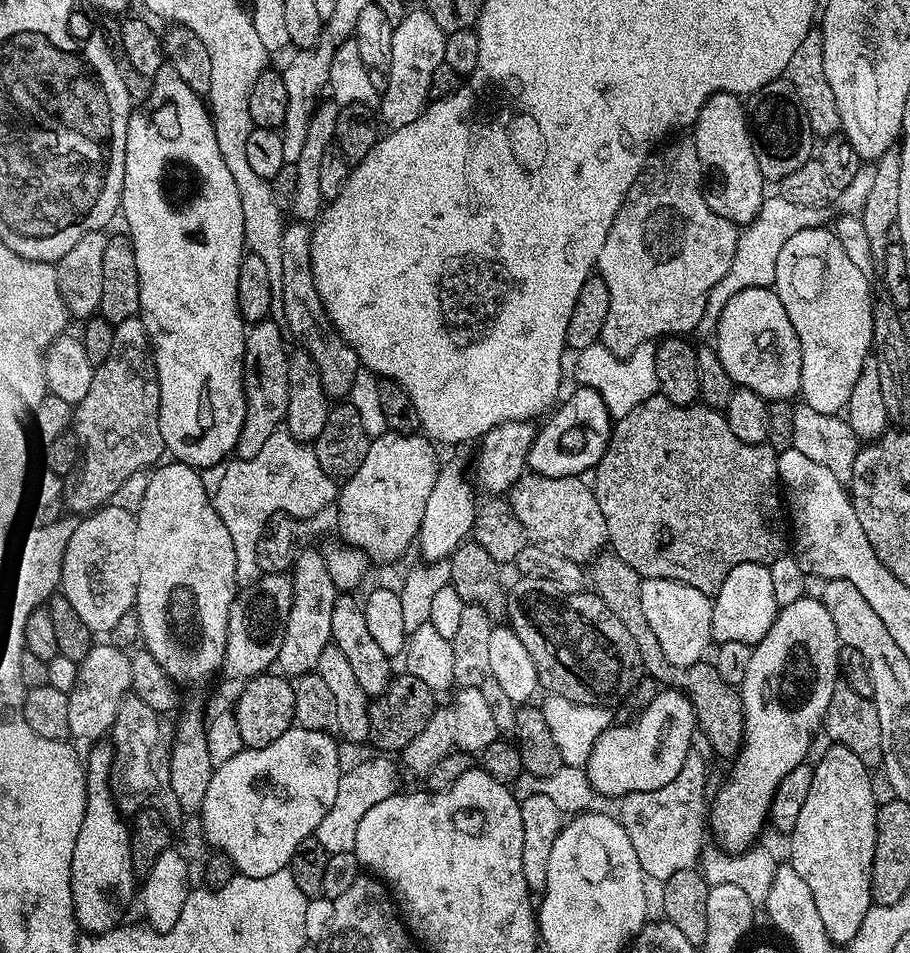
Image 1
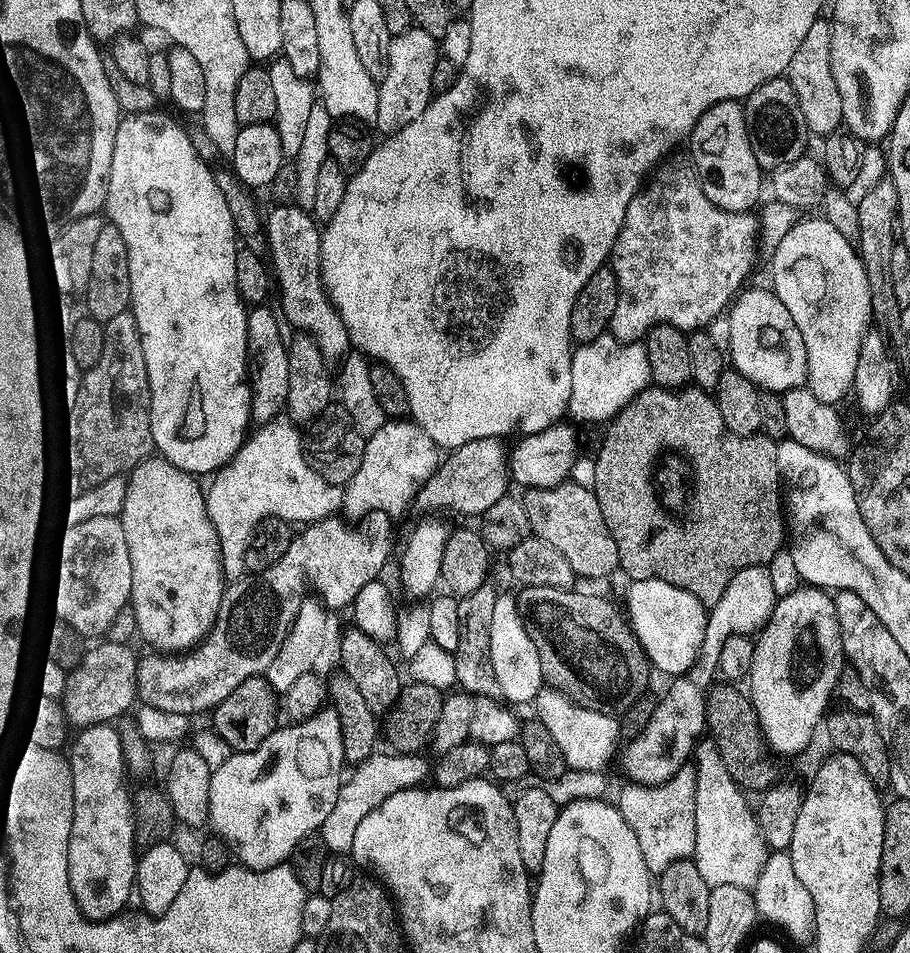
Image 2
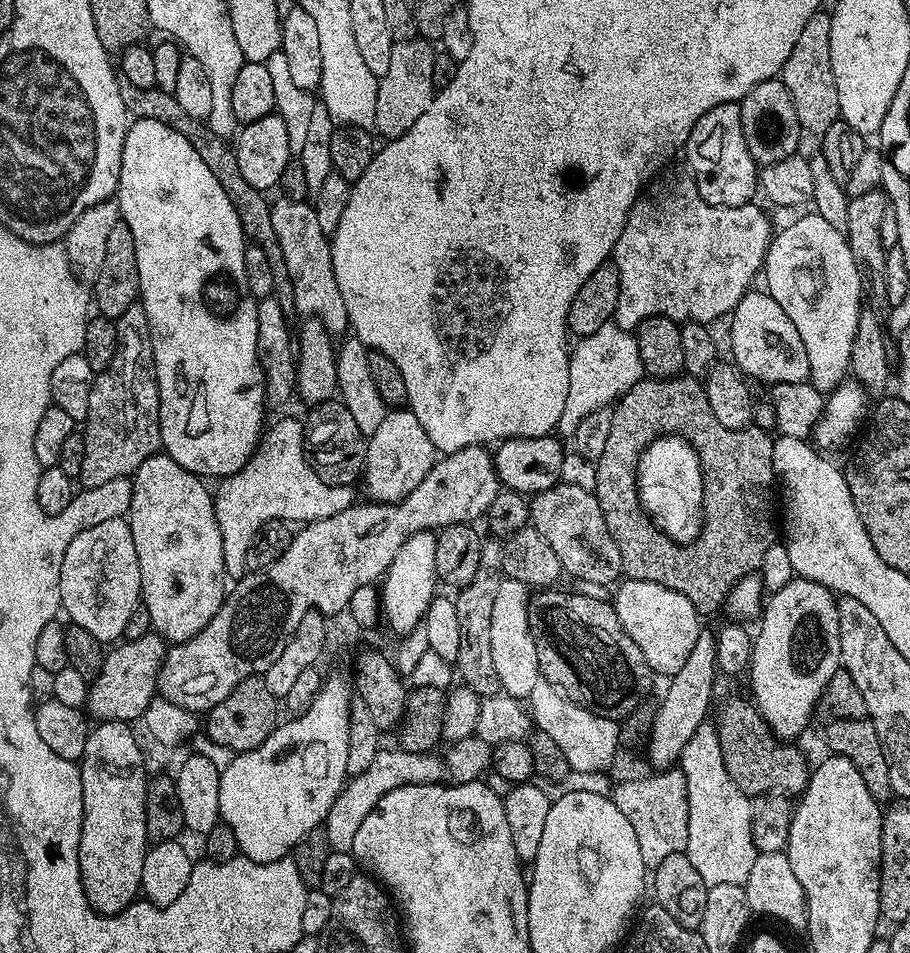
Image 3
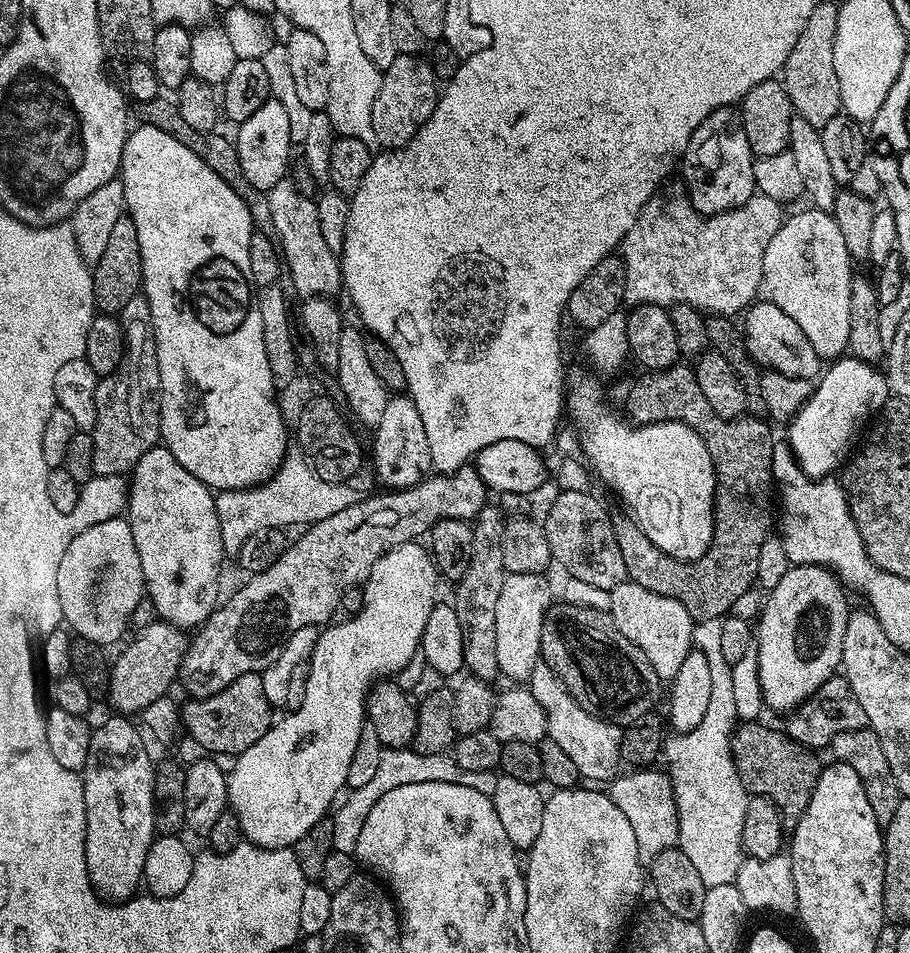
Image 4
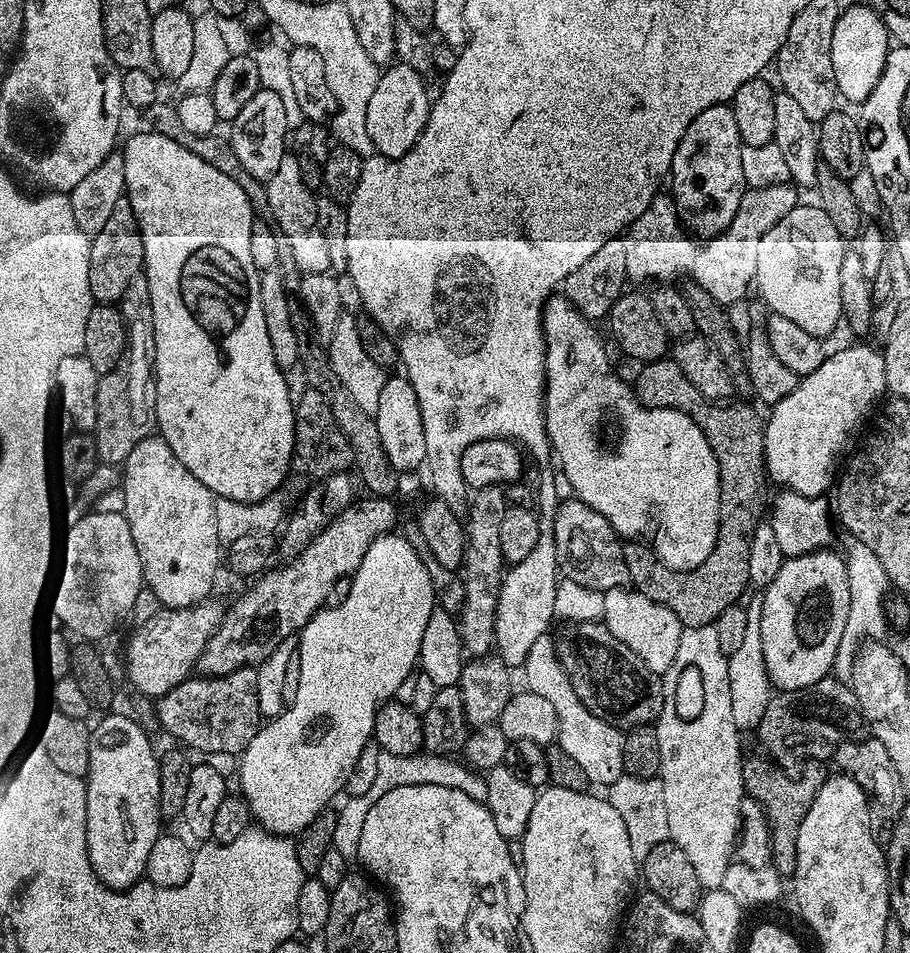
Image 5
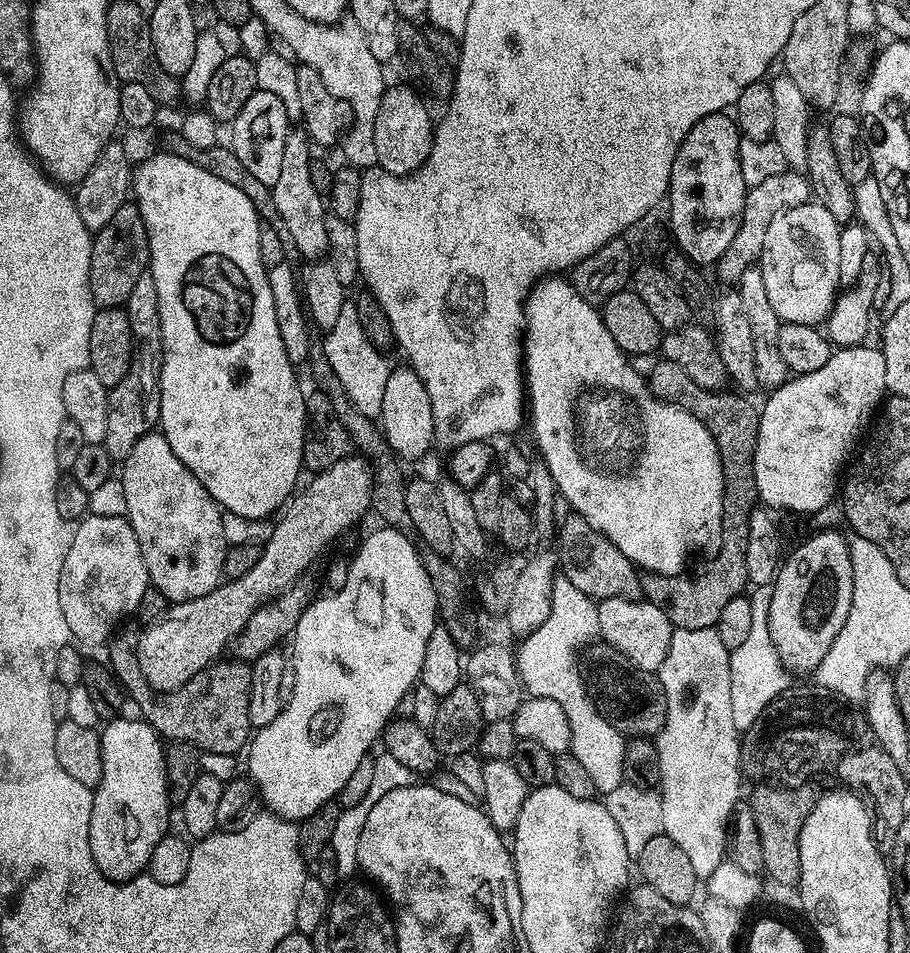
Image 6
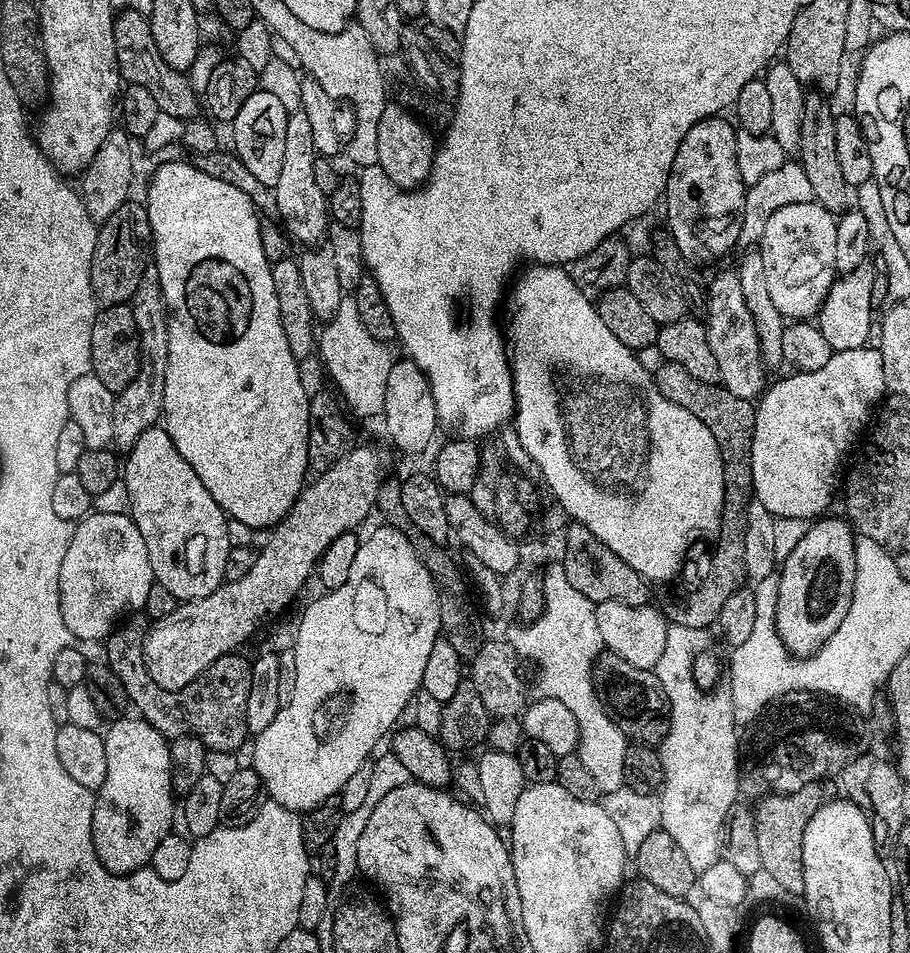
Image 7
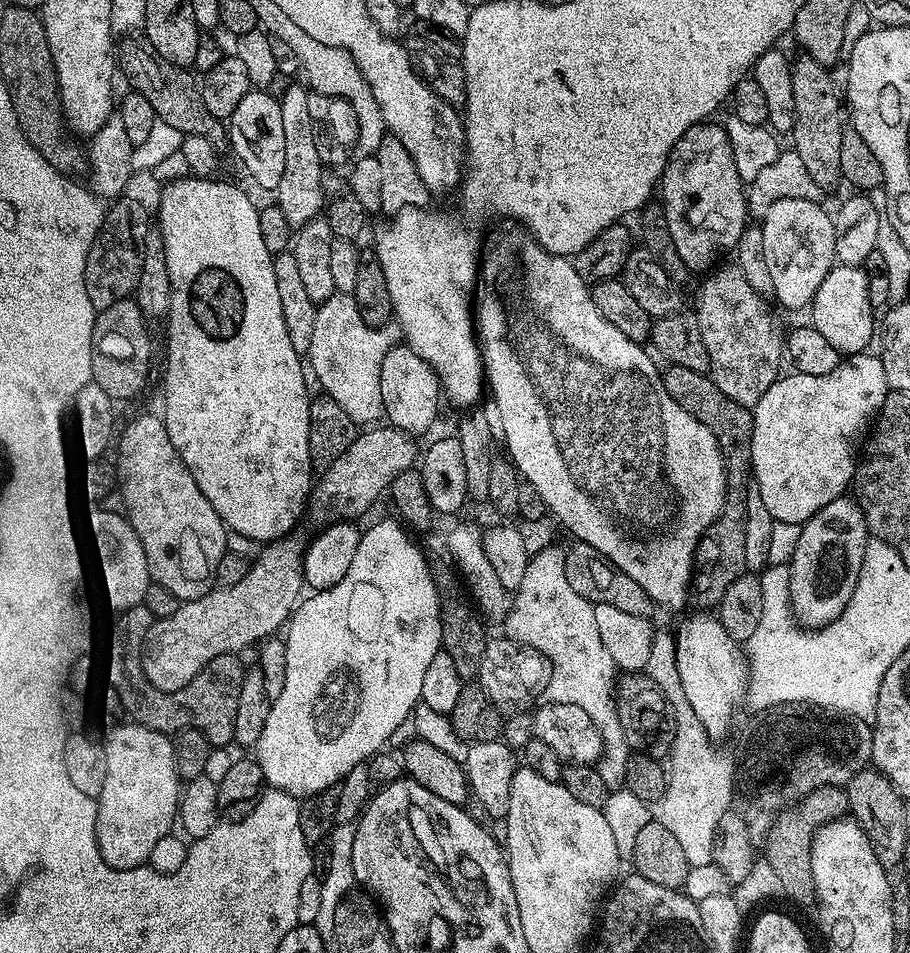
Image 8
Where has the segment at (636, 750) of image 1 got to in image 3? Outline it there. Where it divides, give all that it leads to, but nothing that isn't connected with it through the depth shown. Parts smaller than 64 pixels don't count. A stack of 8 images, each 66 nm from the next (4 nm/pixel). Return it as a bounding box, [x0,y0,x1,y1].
[646,652,718,770]

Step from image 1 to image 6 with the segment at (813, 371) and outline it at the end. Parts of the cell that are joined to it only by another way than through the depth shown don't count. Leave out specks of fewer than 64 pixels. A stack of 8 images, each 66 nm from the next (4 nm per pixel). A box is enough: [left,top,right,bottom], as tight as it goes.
[758,202,842,326]

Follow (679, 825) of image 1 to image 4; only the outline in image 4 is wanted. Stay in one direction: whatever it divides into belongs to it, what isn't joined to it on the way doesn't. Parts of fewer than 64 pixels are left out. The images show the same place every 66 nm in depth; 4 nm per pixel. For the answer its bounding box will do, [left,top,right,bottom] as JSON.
[608,766,680,862]

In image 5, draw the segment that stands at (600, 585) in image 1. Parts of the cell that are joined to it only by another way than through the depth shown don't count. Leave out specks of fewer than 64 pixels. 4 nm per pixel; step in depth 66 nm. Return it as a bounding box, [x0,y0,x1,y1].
[744,759,821,878]

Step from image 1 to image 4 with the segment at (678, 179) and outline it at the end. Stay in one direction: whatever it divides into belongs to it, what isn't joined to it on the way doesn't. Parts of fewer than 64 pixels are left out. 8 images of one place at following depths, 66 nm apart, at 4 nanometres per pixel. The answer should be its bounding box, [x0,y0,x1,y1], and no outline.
[622,187,786,317]

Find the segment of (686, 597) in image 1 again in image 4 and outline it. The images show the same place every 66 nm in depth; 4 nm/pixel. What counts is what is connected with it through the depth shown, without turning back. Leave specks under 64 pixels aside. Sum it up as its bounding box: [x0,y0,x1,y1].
[606,582,694,682]

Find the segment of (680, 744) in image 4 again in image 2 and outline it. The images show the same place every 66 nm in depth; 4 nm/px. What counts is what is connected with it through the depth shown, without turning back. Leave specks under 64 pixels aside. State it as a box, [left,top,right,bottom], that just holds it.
[694,738,770,890]

